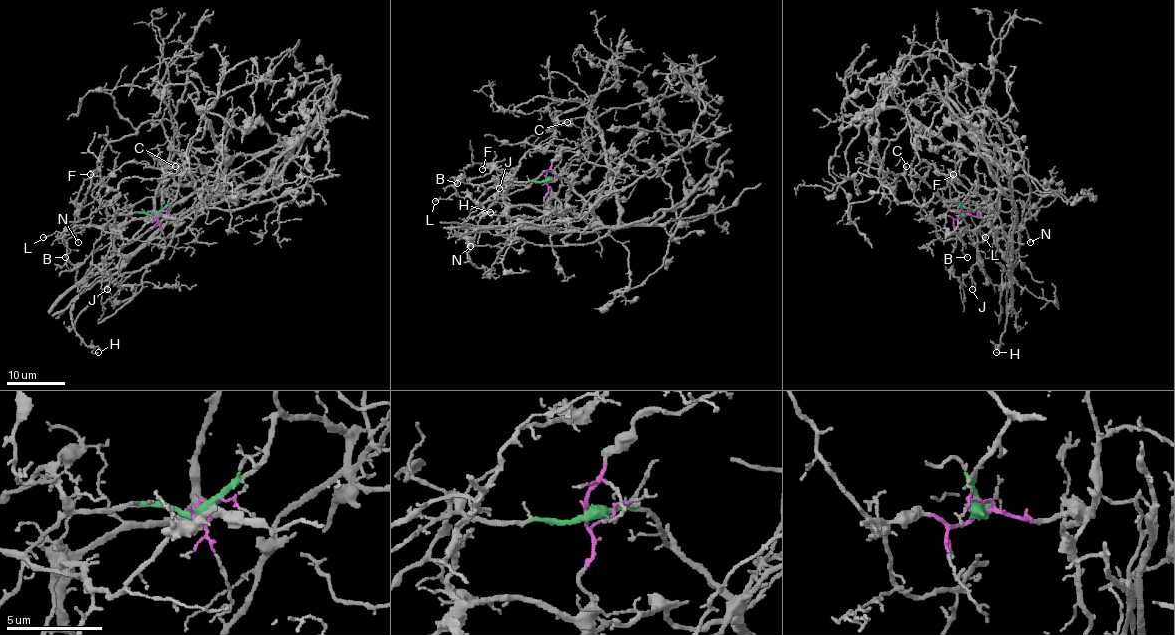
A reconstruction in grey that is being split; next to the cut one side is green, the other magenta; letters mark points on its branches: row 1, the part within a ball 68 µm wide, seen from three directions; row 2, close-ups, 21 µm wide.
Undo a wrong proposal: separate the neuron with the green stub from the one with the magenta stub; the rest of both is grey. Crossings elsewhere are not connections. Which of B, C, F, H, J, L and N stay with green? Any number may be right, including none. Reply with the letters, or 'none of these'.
F, J, L

